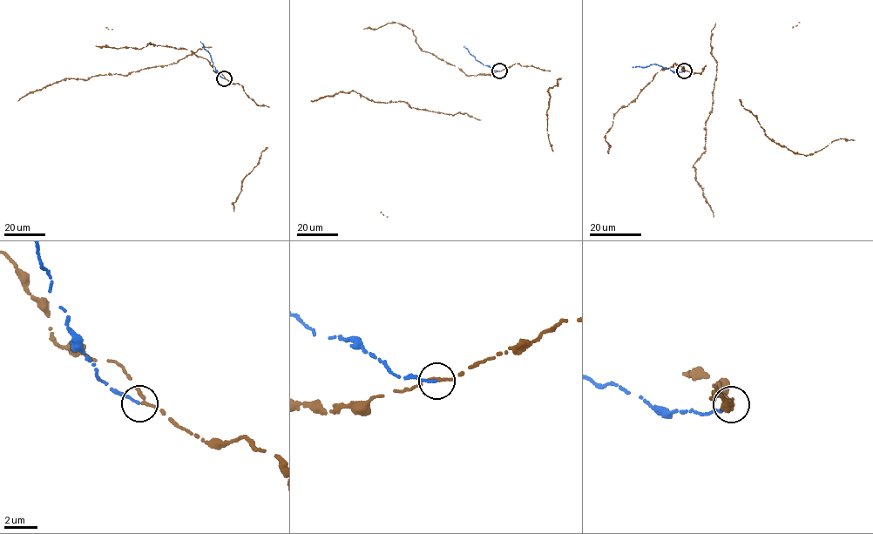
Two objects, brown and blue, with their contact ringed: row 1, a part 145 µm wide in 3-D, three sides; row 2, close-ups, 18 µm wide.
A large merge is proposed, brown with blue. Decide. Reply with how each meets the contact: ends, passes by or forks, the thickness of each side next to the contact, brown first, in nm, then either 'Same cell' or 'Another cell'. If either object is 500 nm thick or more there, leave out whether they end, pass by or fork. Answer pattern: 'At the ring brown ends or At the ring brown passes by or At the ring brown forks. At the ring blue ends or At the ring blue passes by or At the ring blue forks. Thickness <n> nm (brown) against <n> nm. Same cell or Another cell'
At the ring brown ends. At the ring blue ends. Thickness 280 nm (brown) against 150 nm. Another cell

